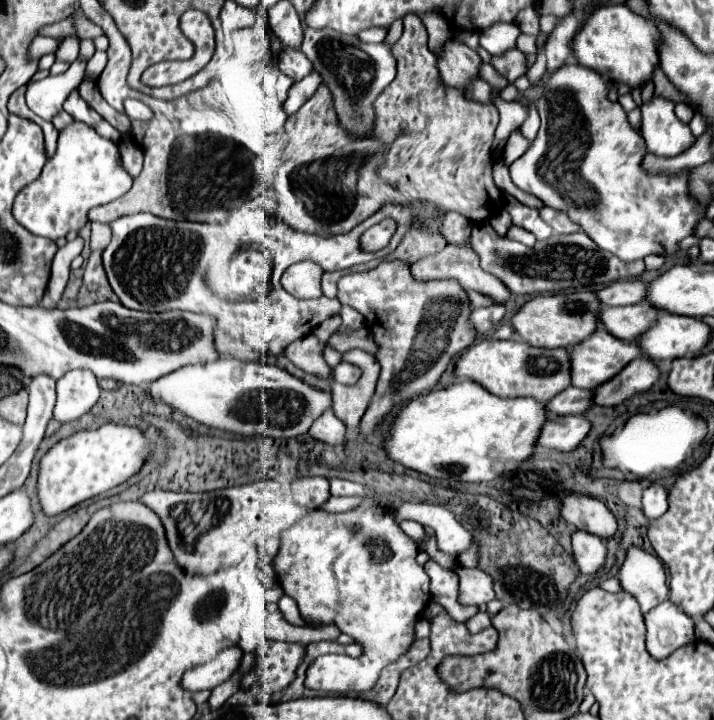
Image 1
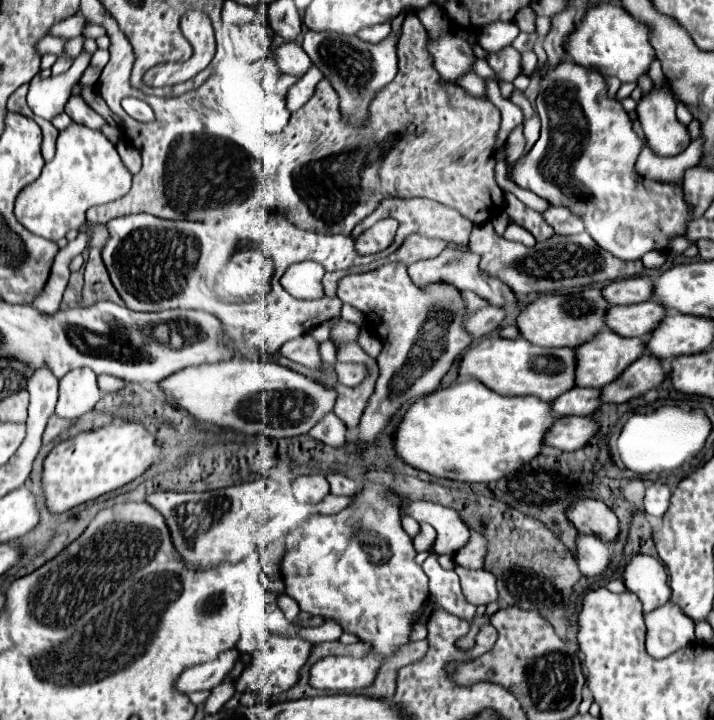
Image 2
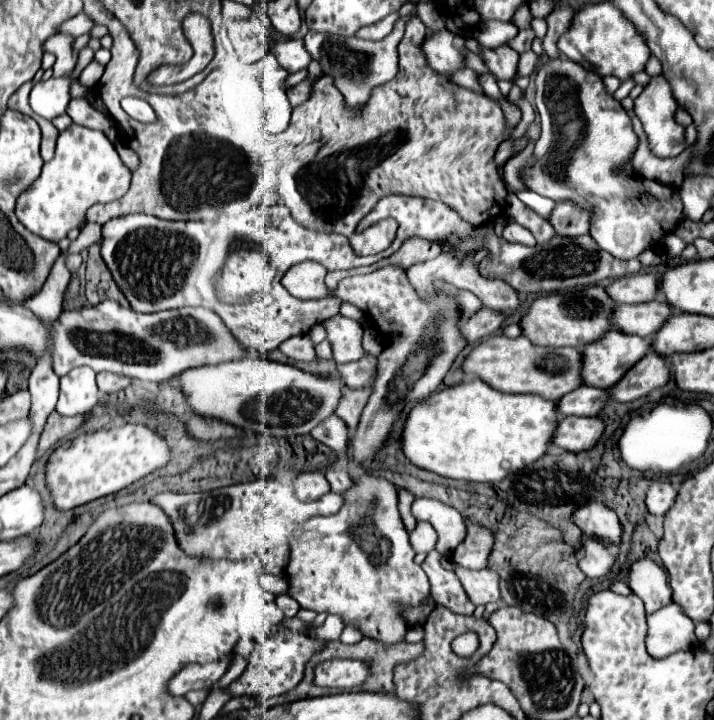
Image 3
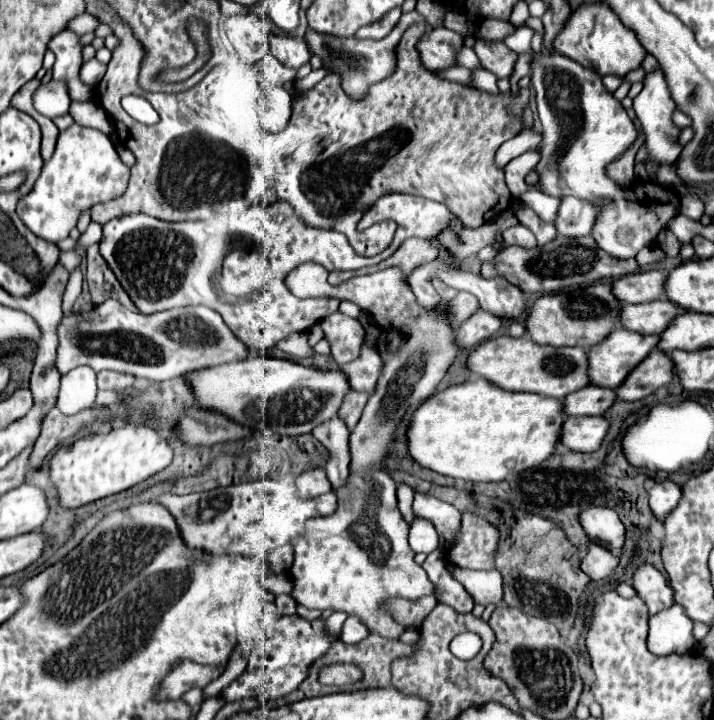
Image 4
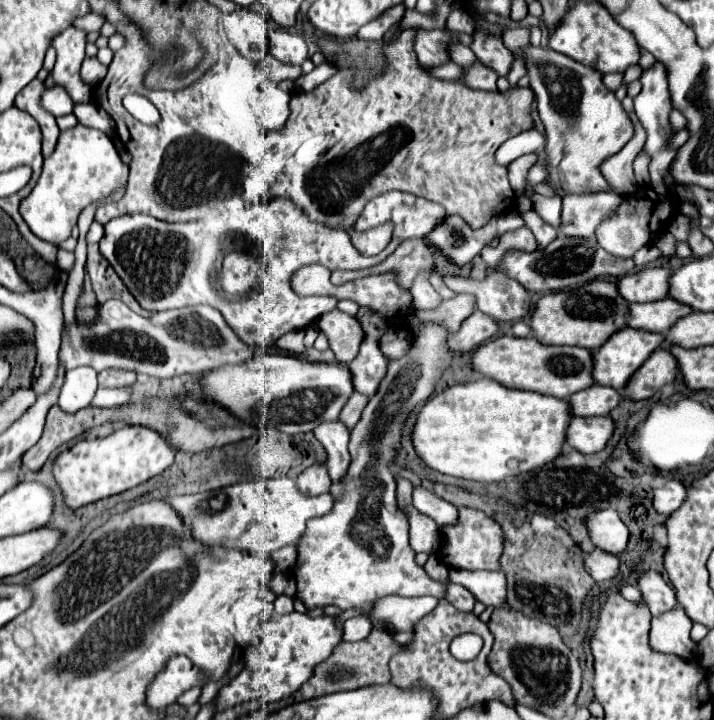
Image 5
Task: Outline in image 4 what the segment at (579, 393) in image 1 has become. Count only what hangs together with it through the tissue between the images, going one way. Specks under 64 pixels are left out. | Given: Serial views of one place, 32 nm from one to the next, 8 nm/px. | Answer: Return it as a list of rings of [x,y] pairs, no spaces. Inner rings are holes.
[[[592,384],[580,392],[572,392],[572,396],[566,396],[564,412],[566,416],[604,416],[616,398],[616,390]]]

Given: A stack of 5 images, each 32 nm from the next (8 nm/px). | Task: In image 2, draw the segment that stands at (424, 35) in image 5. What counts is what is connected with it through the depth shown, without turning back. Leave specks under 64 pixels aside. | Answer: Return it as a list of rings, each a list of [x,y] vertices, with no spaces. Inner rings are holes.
[[[446,32],[440,38],[428,40],[428,54],[432,56],[432,66],[448,82],[456,82],[458,76],[468,72],[474,56],[466,38],[454,32]]]

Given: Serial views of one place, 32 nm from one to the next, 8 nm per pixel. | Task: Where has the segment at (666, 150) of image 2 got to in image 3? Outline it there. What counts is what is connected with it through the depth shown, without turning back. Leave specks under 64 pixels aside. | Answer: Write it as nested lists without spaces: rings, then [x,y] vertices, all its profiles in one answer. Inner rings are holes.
[[[652,76],[648,86],[634,100],[634,112],[636,112],[636,116],[640,118],[640,122],[644,126],[644,132],[648,136],[648,144],[650,144],[652,154],[658,156],[658,158],[676,158],[680,152],[686,150],[684,128],[674,122],[676,108],[678,108],[678,104],[672,98],[672,92],[670,92],[668,82],[664,80],[664,76]]]

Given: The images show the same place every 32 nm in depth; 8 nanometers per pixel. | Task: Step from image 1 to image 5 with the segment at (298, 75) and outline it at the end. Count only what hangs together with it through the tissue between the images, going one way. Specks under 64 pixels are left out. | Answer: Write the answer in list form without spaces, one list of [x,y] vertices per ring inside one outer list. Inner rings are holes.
[[[270,28],[270,54],[286,64],[302,64],[306,60],[306,42],[300,34],[292,34],[286,28]]]

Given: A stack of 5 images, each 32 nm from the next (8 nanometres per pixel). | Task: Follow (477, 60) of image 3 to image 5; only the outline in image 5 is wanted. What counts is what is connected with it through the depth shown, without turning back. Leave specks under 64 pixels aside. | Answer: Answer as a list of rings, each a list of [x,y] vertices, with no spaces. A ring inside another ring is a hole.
[[[460,43],[449,47],[449,55],[453,62],[456,62],[456,64],[464,68],[473,64],[476,60],[476,55],[472,52],[470,47]]]

